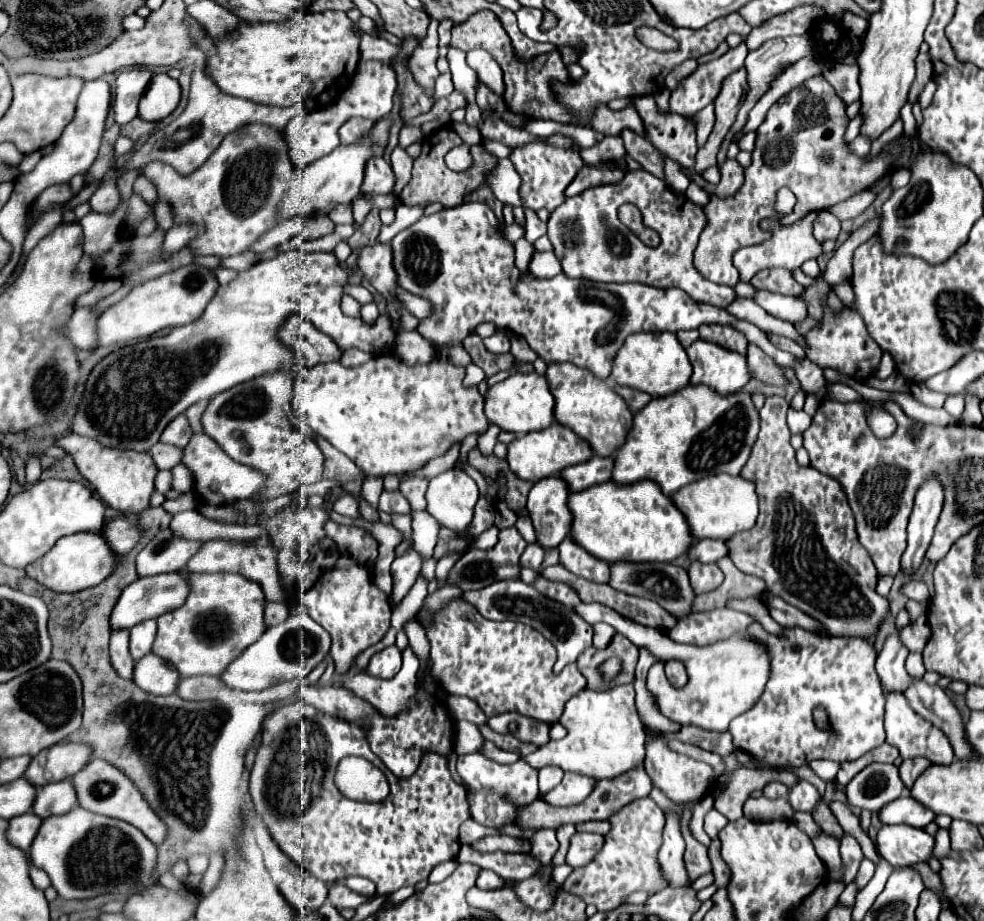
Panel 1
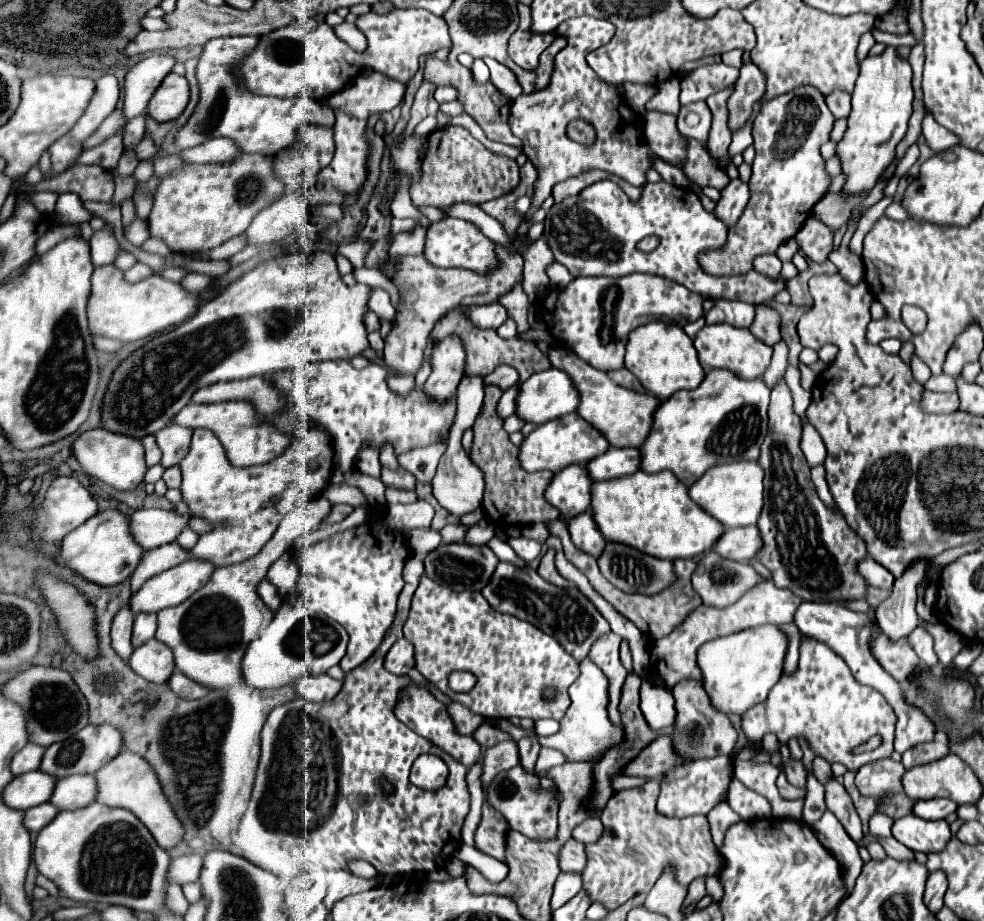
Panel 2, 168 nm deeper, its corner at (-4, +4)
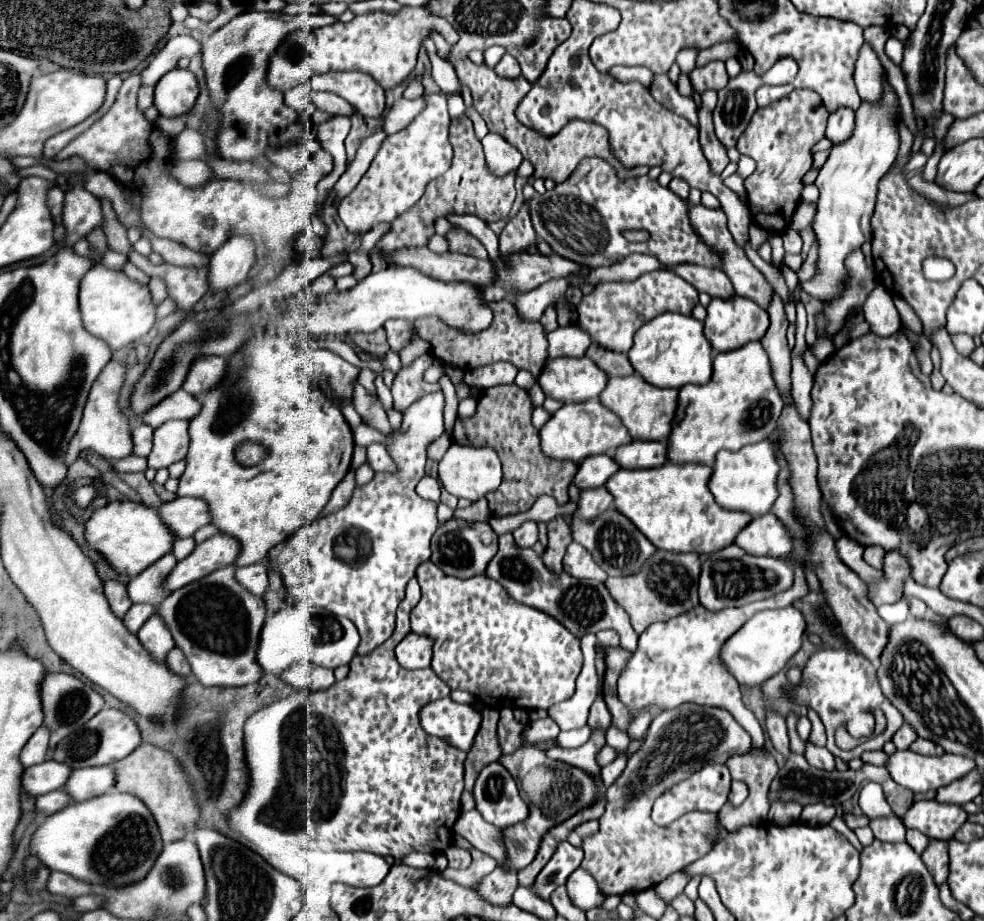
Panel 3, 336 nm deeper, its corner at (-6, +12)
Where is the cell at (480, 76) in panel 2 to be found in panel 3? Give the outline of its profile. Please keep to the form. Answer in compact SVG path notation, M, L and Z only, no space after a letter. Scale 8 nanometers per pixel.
M493 46L493 48L489 48L489 50L485 52L485 64L487 64L489 68L493 68L493 66L497 66L497 62L499 62L503 56L505 56L505 48Z

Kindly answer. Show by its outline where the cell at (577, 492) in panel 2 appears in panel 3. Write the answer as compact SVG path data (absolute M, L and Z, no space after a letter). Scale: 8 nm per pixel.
M611 454L589 456L589 460L583 460L579 464L579 472L573 482L581 490L599 488L613 476L613 472L619 472L619 470L621 470L621 466L615 462L615 458Z

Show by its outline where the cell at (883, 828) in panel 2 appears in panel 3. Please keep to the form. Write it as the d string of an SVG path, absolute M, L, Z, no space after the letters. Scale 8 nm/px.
M869 782L869 784L863 786L863 790L859 794L859 806L861 806L863 814L867 814L869 818L893 814L889 804L887 804L887 800L885 800L883 788L877 782Z

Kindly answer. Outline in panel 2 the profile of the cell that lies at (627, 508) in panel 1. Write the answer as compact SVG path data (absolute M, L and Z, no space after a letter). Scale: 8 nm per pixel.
M635 472L623 478L595 482L591 486L591 512L597 530L607 542L625 544L649 556L667 560L701 556L711 550L725 530L689 498L687 486L671 472Z

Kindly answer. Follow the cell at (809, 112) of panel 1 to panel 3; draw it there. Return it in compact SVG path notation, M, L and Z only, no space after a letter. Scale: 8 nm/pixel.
M801 90L791 92L785 100L777 100L777 104L769 104L769 108L759 108L741 134L737 142L739 154L751 156L757 162L755 172L745 180L749 206L753 208L753 220L765 230L783 232L787 228L789 216L795 212L803 190L801 178L813 164L811 148L825 136L827 118L829 112L821 104L821 98Z

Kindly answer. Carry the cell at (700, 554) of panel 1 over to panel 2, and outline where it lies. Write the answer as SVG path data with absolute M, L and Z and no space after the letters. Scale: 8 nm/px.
M757 526L725 530L711 550L719 556L725 556L727 560L749 562L759 550L759 530Z

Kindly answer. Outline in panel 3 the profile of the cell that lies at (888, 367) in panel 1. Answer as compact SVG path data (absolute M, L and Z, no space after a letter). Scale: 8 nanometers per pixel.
M877 286L867 302L863 304L863 314L865 320L871 328L871 332L879 334L879 336L891 336L893 332L897 332L901 328L901 318L899 312L893 304L891 294L885 290L885 286Z

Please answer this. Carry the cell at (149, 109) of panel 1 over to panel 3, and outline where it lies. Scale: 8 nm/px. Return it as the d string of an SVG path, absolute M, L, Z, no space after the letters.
M175 68L167 72L155 86L155 106L161 116L187 114L199 96L199 84L193 72Z

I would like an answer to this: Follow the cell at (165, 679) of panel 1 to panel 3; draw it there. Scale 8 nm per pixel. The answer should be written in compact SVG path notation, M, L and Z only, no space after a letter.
M157 612L149 618L149 622L145 622L141 626L137 636L139 636L141 644L153 654L155 660L165 660L167 652L175 646L169 628L165 624L161 624L161 616Z

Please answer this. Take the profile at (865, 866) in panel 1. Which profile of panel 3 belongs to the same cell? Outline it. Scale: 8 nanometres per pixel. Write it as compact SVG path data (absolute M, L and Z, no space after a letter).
M887 816L887 818L873 818L869 820L869 828L873 830L875 838L885 842L901 842L905 840L906 829L903 820L899 816Z

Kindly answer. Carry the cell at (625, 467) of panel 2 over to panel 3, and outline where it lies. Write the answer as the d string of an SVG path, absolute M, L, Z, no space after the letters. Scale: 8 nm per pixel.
M633 440L615 450L621 468L657 468L667 462L667 442Z

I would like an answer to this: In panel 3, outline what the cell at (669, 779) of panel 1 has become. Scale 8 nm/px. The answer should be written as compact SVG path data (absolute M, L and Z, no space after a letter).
M707 764L699 772L695 772L689 780L683 780L681 784L673 786L669 792L661 794L655 800L653 806L653 822L657 826L669 826L677 818L681 818L687 812L699 810L699 812L719 812L723 804L727 802L727 794L731 788L731 774L725 764Z

